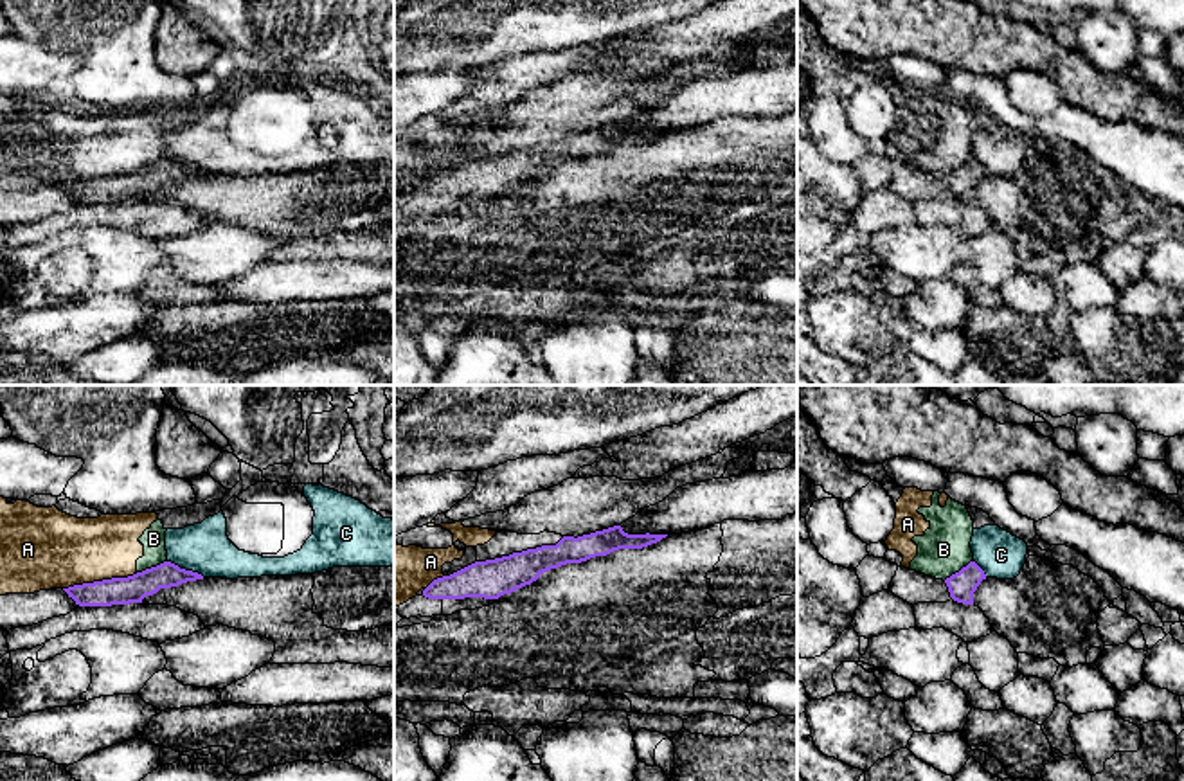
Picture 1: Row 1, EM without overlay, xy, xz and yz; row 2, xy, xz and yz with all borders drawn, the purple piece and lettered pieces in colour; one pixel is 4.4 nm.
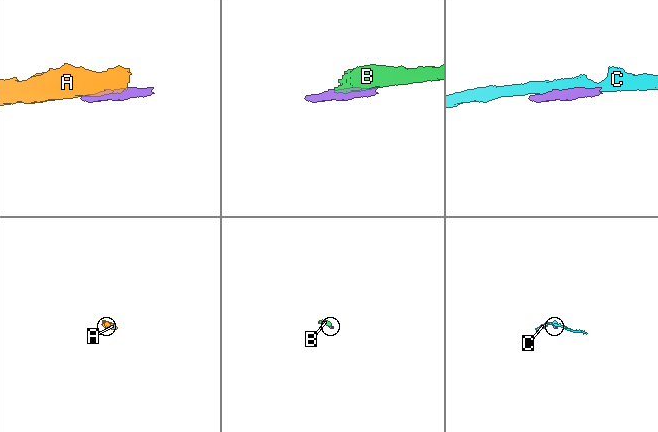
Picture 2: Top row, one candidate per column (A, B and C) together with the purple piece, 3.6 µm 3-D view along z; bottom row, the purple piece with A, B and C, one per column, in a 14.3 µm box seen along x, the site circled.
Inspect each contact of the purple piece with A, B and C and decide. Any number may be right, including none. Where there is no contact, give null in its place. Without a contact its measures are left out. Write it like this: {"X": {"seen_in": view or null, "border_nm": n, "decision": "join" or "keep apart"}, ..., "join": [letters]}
{"A": {"seen_in": "xy", "border_nm": 340, "decision": "keep apart"}, "B": {"seen_in": "xy", "border_nm": 150, "decision": "keep apart"}, "C": {"seen_in": "xy", "border_nm": 180, "decision": "keep apart"}, "join": []}

